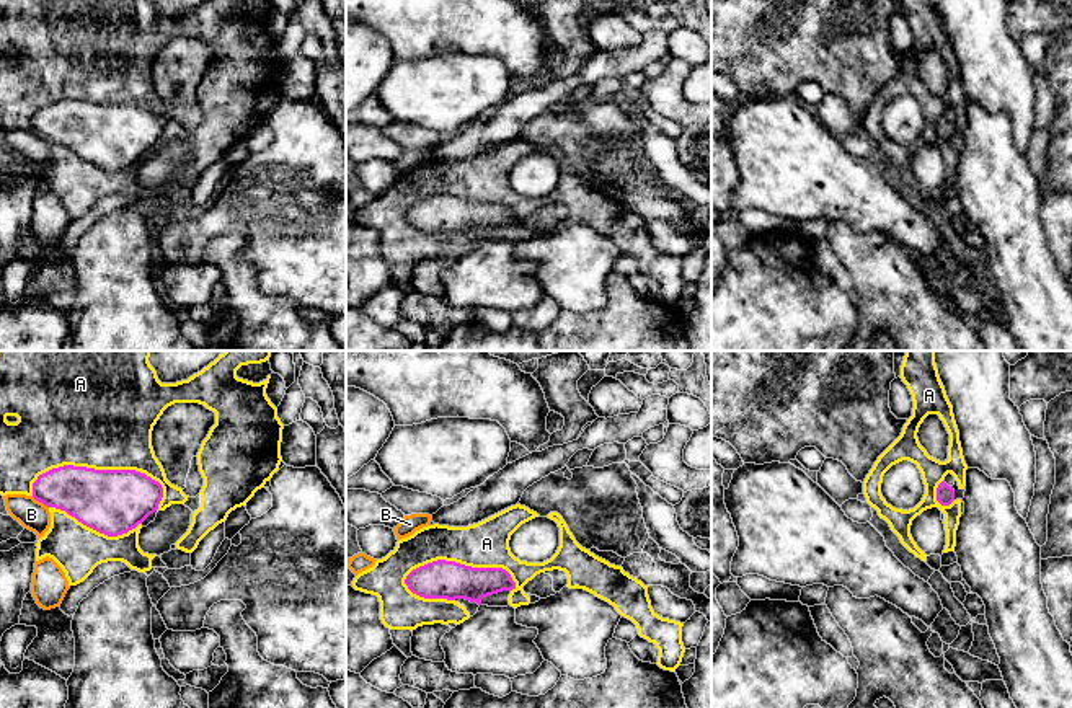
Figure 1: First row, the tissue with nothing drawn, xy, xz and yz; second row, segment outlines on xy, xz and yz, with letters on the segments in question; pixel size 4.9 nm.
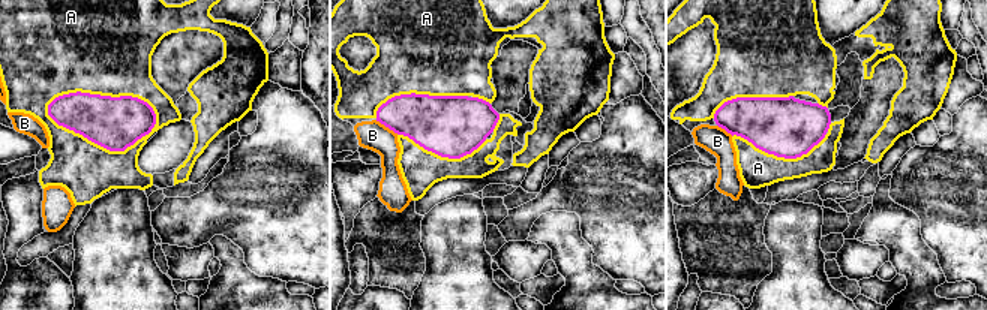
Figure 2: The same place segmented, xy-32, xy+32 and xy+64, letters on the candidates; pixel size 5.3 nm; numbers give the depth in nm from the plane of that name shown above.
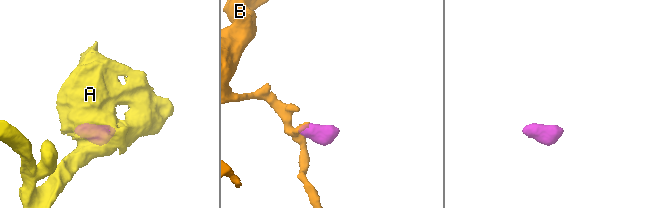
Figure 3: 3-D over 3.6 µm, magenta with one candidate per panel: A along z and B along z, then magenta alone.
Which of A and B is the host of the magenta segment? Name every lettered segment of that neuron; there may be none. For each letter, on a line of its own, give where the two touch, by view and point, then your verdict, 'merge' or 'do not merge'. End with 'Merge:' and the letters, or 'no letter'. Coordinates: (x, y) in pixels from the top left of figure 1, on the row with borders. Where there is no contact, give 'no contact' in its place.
A: contact xz (464, 565); do not merge
B: contact xy (39, 501); do not merge
Merge: no letter

